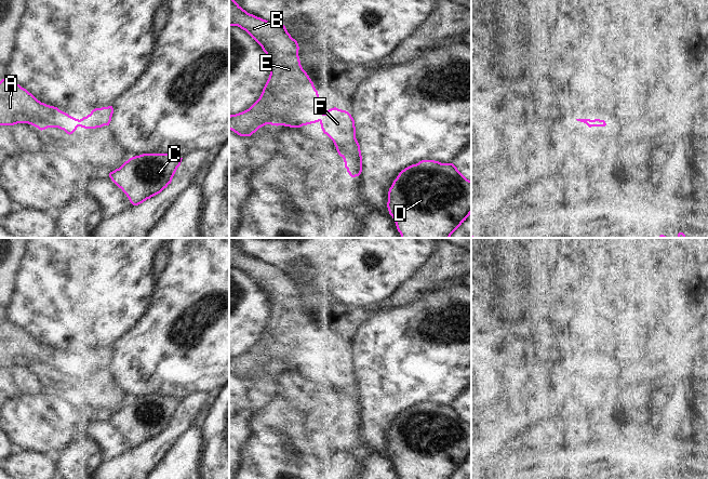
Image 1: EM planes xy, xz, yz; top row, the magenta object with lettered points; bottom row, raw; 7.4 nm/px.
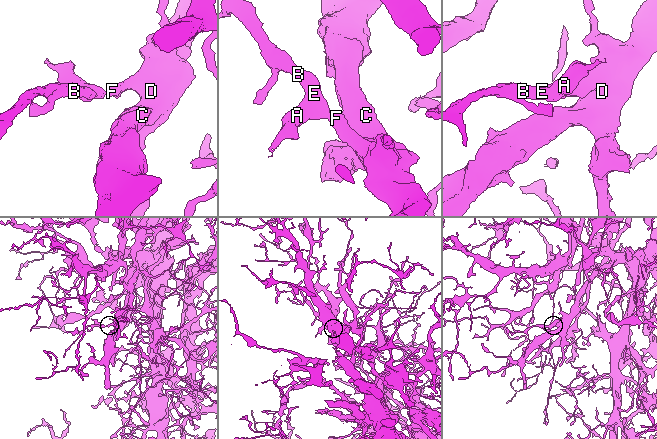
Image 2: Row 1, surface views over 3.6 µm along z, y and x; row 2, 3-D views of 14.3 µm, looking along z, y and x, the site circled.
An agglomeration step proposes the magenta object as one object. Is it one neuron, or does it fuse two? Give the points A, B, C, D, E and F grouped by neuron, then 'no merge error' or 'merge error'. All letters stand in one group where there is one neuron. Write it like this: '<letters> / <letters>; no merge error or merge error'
A B C D E F; no merge error

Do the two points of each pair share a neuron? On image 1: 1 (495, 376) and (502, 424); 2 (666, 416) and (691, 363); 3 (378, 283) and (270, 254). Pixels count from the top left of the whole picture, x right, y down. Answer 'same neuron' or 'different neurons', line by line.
1: different neurons
2: same neuron
3: same neuron

